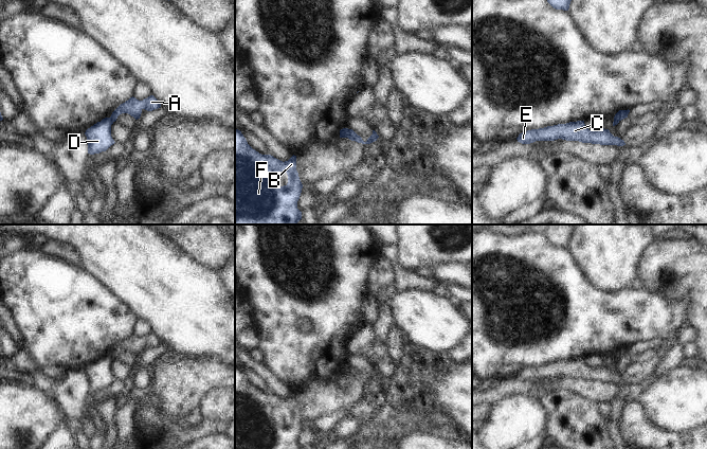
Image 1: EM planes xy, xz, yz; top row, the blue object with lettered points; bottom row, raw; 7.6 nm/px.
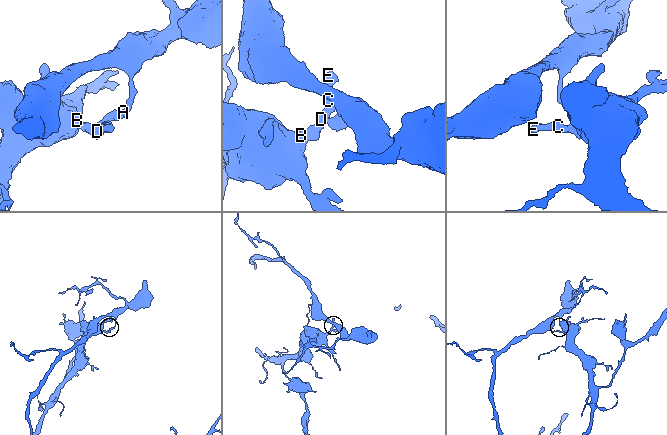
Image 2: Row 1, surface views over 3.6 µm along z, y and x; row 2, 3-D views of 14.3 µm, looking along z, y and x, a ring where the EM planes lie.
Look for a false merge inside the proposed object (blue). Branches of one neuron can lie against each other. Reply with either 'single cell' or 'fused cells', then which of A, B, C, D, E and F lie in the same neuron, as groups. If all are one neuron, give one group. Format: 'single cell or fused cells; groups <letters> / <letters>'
fused cells; groups A / B C D E F

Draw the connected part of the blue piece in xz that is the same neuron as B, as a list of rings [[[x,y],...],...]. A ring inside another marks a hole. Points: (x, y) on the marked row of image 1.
[[[235,128],[235,224],[296,224],[302,219],[302,212],[297,209],[302,188],[296,156],[283,162],[271,155],[261,155]],[[276,172],[288,175],[286,185],[277,185]]]

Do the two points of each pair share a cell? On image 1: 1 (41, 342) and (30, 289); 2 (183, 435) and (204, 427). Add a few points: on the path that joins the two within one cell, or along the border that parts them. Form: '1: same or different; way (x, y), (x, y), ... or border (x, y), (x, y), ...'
1: same; way (37, 329), (37, 302)
2: same; way (188, 433), (199, 430)

